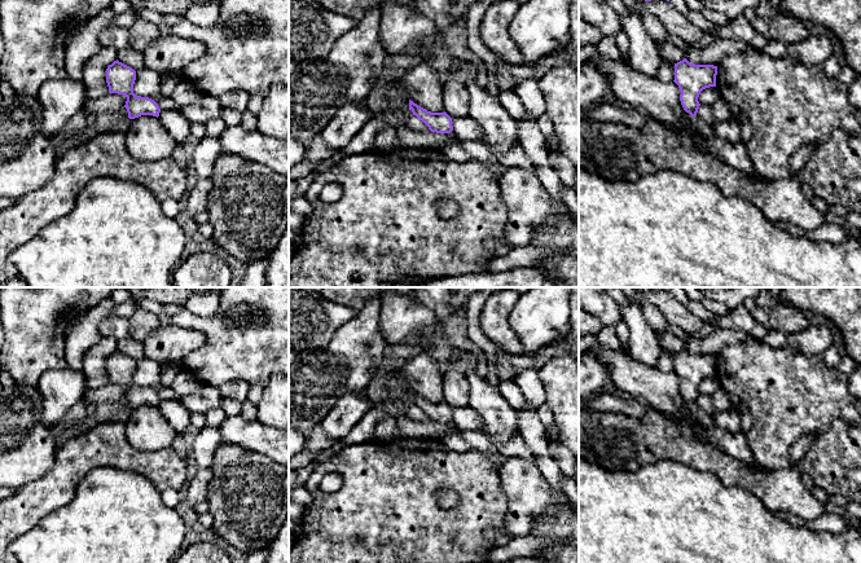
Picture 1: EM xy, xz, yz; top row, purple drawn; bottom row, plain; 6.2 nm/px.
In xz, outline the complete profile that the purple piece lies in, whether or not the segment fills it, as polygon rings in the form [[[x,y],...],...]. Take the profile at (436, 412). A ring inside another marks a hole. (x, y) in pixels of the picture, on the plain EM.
[[[409,390],[409,400],[422,410],[431,422],[451,423],[453,421],[452,408],[444,403],[431,403]]]

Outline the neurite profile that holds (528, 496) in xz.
[[[517,457],[506,458],[498,476],[506,497],[500,529],[510,536],[530,535],[541,516],[558,506],[558,492],[546,481],[536,463]]]

